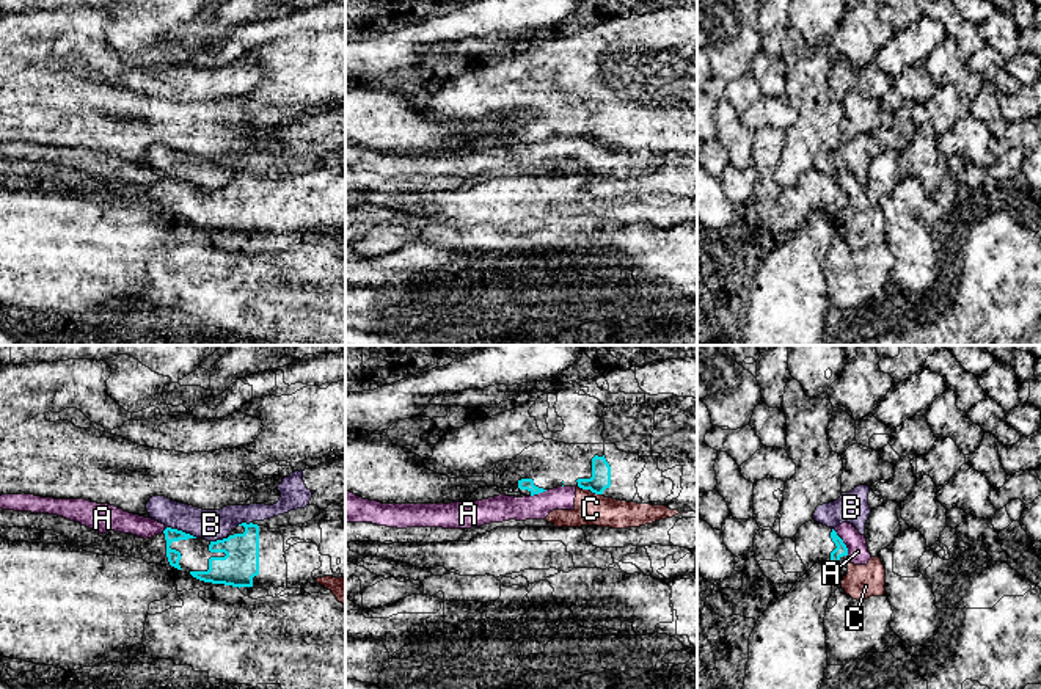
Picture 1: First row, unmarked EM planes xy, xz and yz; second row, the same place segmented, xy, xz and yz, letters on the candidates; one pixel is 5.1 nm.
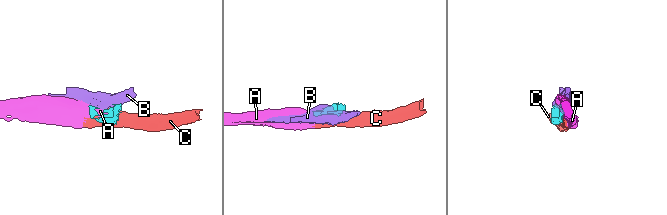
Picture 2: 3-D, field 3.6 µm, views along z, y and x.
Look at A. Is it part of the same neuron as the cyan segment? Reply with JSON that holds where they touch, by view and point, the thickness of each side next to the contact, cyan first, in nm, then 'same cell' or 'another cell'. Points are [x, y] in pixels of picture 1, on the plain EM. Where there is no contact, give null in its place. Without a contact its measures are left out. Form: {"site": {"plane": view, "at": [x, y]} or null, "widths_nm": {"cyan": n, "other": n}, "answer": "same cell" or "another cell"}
{"site": {"plane": "yz", "at": [843, 192]}, "widths_nm": {"cyan": 60, "other": 110}, "answer": "another cell"}

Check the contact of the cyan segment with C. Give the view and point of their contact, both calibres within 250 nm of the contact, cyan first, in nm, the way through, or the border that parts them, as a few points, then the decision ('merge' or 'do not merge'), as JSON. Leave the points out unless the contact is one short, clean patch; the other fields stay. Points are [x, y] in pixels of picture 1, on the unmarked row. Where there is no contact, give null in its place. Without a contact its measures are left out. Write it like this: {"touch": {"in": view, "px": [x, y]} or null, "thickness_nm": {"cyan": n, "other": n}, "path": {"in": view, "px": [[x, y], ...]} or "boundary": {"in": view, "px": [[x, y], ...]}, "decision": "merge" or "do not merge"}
{"touch": {"in": "xz", "px": [591, 138]}, "thickness_nm": {"cyan": 100, "other": 170}, "boundary": {"in": "xz", "px": [[578, 134], [602, 143]]}, "decision": "do not merge"}

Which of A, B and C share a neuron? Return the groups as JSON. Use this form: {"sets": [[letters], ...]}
{"sets": [["A", "C"], ["B"]]}

